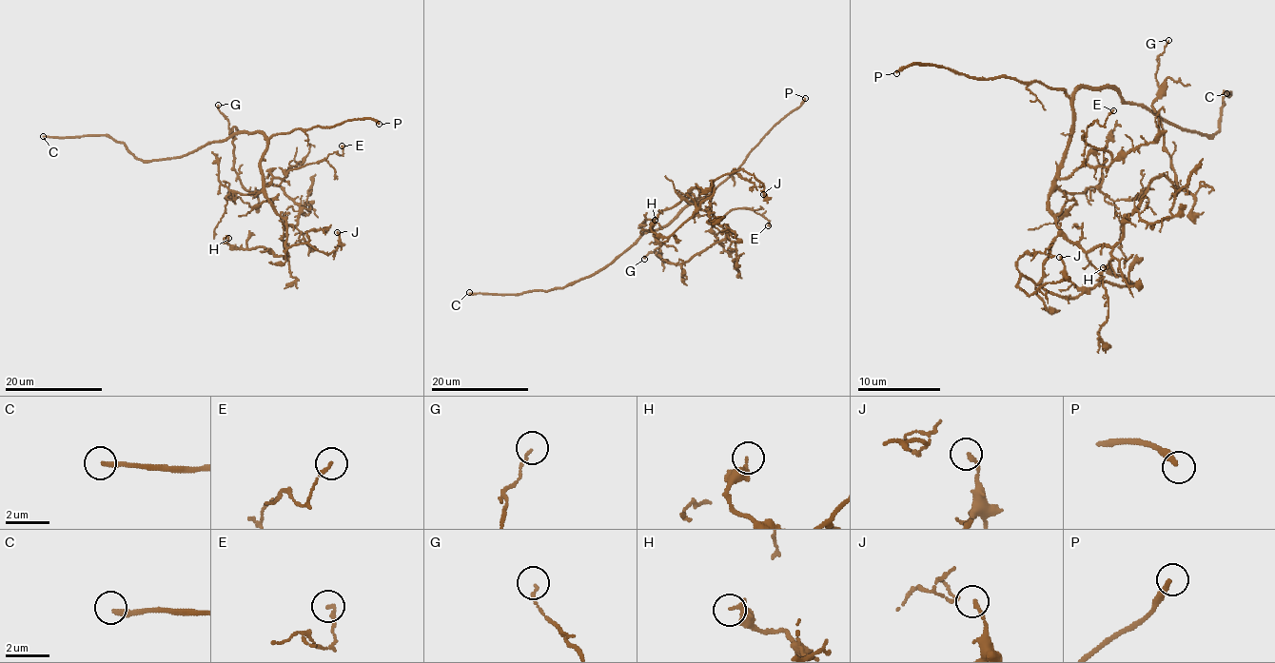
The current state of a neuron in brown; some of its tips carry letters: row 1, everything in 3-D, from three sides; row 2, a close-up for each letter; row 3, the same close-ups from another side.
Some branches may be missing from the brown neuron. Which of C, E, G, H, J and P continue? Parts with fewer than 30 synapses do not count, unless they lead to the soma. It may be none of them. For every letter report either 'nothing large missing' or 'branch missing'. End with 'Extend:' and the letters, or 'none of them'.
C: branch missing
E: nothing large missing
G: nothing large missing
H: nothing large missing
J: nothing large missing
P: branch missing
Extend: C, P

